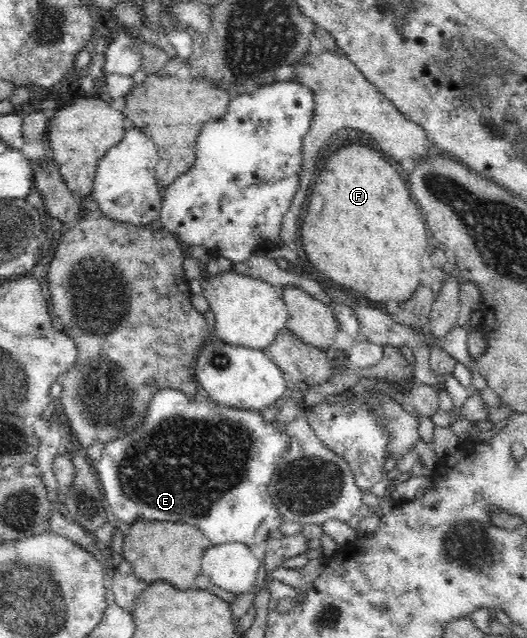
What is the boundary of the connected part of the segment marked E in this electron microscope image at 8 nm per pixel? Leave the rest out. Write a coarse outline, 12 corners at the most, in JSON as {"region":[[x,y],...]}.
{"region":[[156,391],[94,469],[118,522],[266,541],[290,449],[260,412]]}

